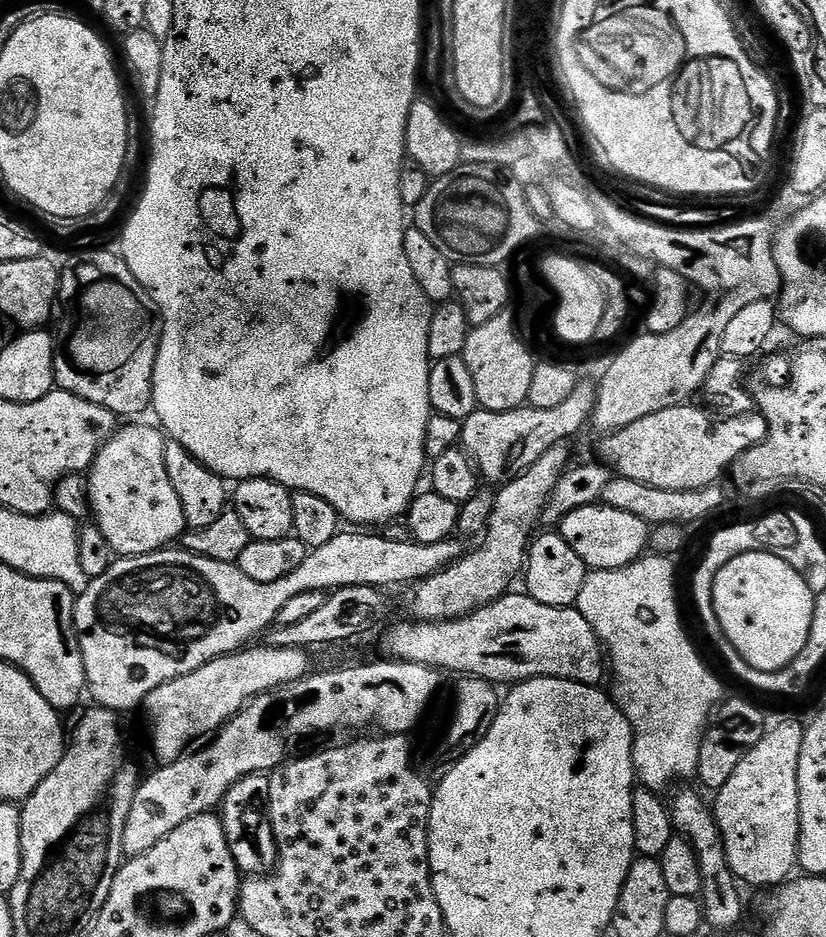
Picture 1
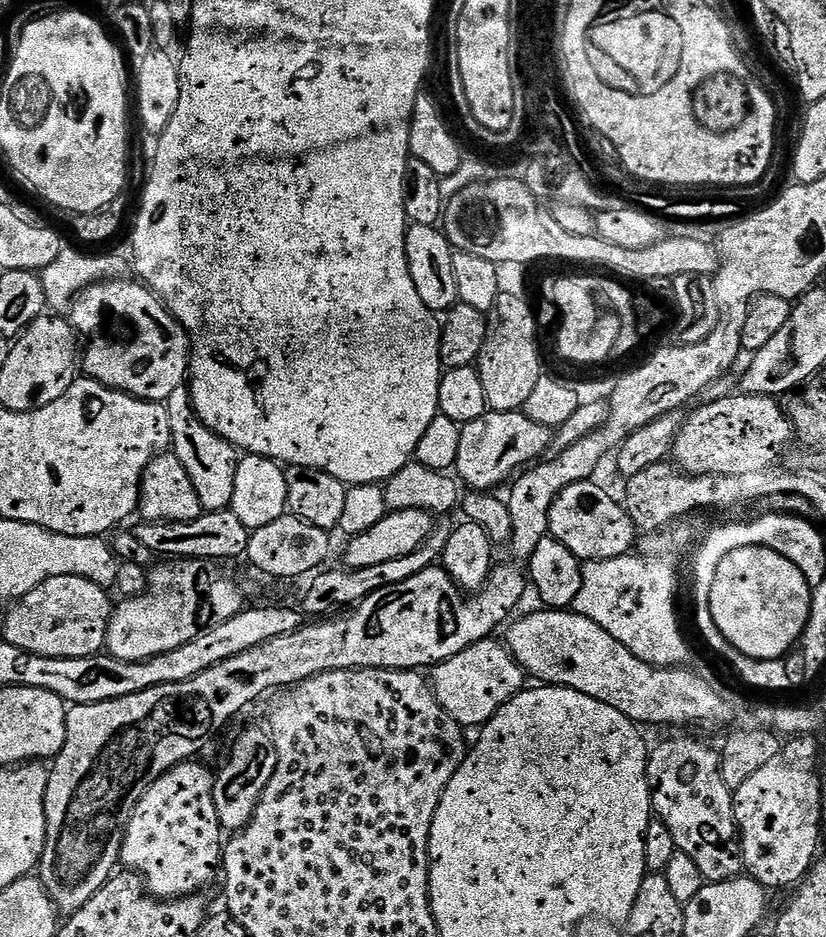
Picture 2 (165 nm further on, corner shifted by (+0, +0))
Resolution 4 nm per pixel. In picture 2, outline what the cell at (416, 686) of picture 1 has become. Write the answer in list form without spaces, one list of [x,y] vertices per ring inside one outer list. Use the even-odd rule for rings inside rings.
[[[496,638],[471,644],[466,650],[462,650],[462,654],[454,654],[454,658],[435,665],[435,672],[434,691],[440,704],[448,715],[465,729],[476,730],[487,724],[488,719],[507,700],[517,696],[526,687],[524,668],[512,657],[507,643],[500,641],[499,644]]]

